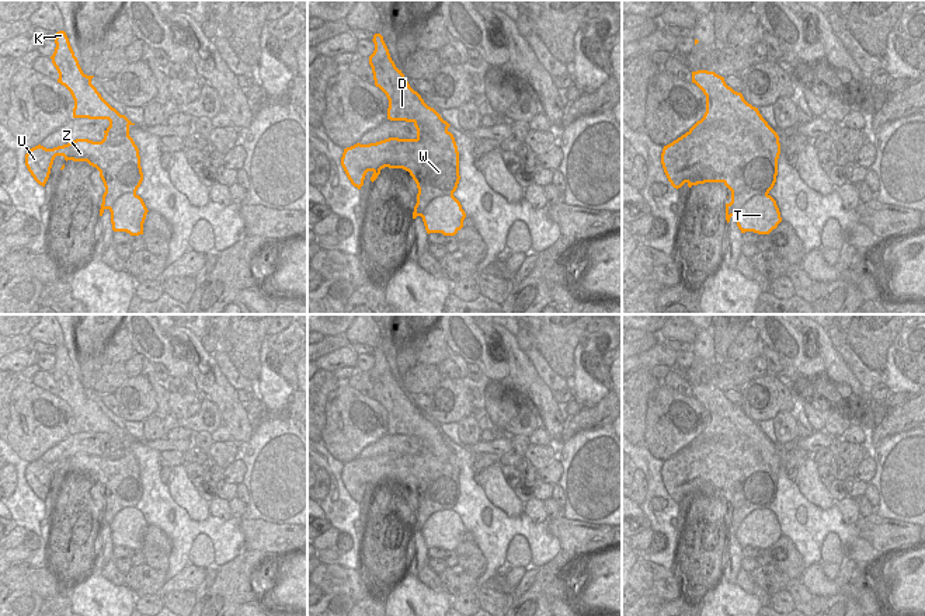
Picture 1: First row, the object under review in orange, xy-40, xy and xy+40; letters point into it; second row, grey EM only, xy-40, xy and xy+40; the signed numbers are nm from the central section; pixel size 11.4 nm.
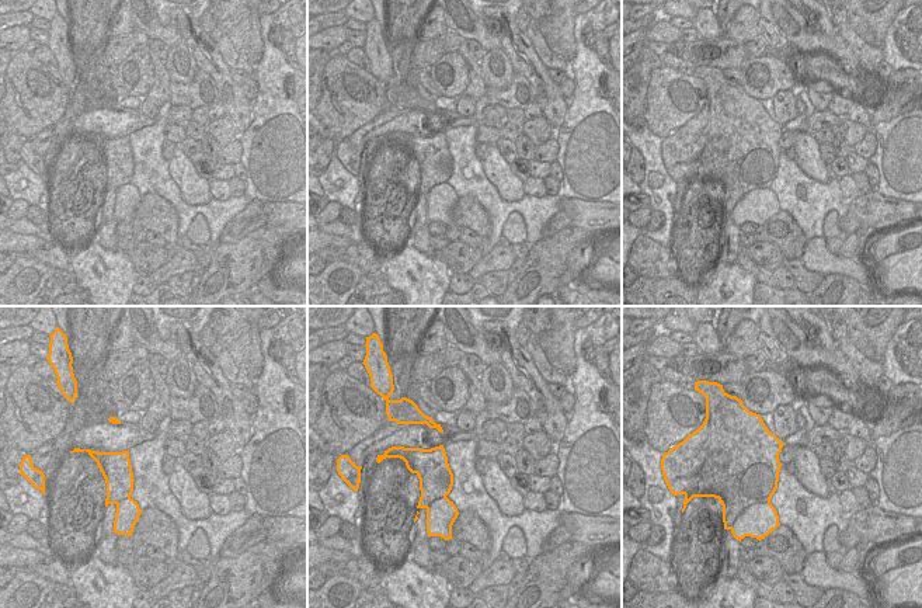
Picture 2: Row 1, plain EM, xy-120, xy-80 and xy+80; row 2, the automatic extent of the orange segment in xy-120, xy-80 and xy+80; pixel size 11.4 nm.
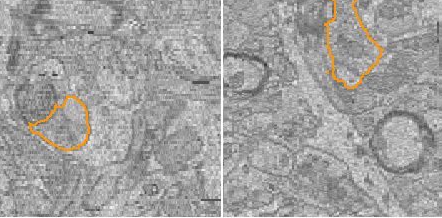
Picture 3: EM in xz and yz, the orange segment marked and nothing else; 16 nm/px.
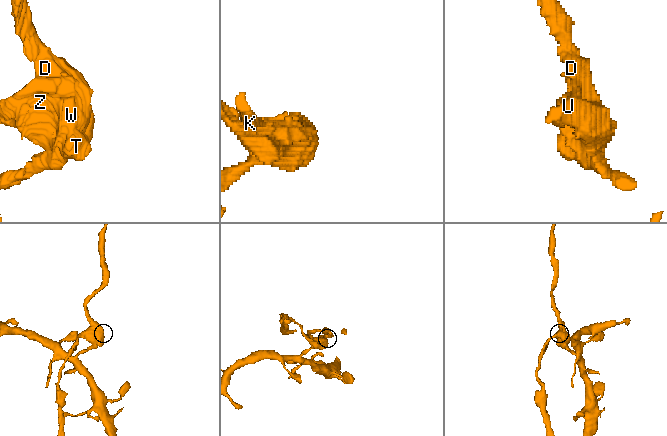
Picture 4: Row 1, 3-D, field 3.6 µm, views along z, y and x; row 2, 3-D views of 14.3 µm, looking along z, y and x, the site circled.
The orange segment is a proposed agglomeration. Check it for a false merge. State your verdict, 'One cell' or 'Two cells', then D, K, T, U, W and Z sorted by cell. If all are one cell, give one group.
Two cells. Groups: D K U W Z / T

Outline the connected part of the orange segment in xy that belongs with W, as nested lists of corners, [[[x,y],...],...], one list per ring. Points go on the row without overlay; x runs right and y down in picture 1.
[[[380,348],[373,349],[375,365],[369,370],[375,400],[379,401],[389,414],[387,434],[413,436],[417,443],[415,453],[389,452],[376,457],[357,457],[344,463],[341,480],[354,501],[361,504],[368,486],[372,486],[373,497],[380,484],[403,483],[410,487],[417,498],[417,518],[414,521],[413,533],[421,530],[427,519],[438,511],[453,509],[458,502],[459,490],[459,466],[453,449],[448,445],[451,441],[441,429],[428,421],[421,410],[414,406],[390,372],[389,363]]]

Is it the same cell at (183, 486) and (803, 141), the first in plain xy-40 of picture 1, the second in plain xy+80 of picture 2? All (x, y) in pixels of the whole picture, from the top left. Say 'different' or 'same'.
same

